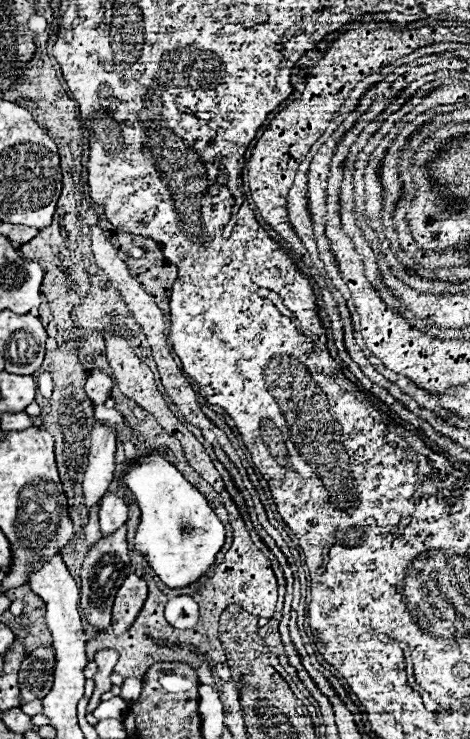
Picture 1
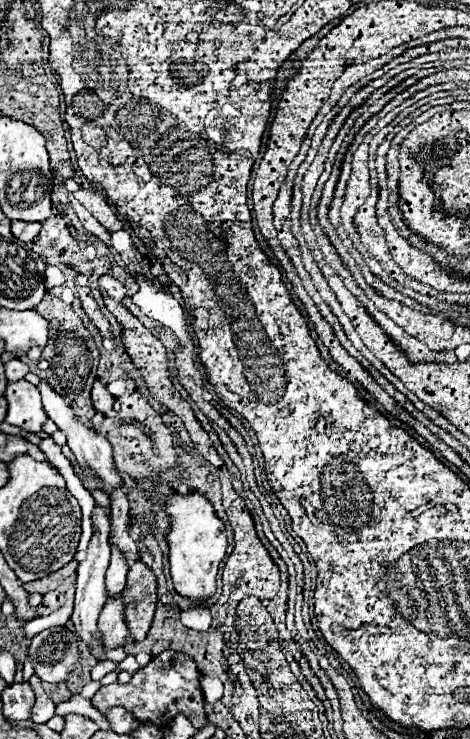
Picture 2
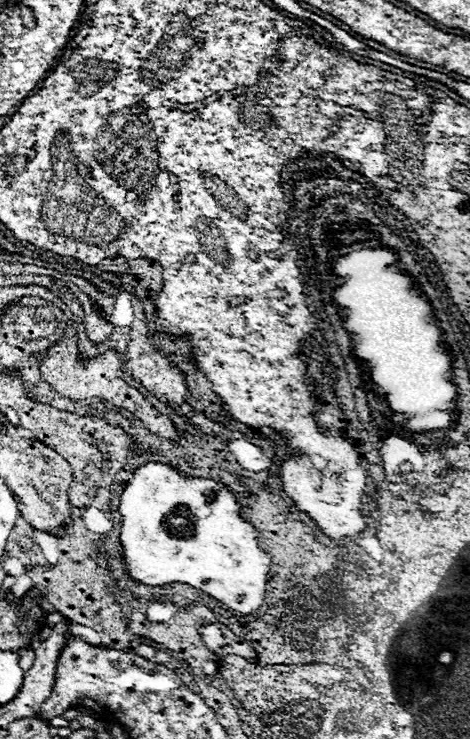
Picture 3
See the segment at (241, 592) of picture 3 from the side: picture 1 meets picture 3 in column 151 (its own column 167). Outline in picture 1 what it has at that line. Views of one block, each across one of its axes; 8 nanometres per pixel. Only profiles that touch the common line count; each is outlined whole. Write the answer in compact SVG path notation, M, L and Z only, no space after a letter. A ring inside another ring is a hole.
M158 454L146 456L146 462L136 462L122 480L134 492L142 512L134 548L146 556L168 588L184 588L200 580L214 564L226 538L226 530L206 498Z

